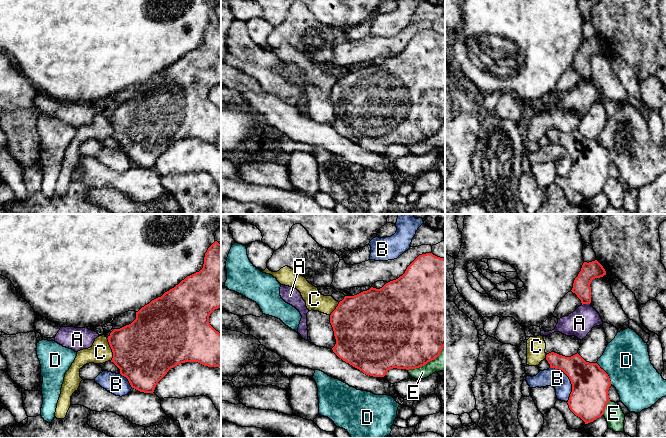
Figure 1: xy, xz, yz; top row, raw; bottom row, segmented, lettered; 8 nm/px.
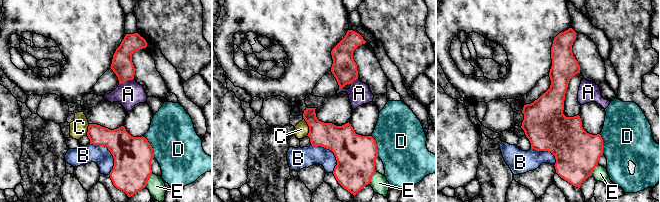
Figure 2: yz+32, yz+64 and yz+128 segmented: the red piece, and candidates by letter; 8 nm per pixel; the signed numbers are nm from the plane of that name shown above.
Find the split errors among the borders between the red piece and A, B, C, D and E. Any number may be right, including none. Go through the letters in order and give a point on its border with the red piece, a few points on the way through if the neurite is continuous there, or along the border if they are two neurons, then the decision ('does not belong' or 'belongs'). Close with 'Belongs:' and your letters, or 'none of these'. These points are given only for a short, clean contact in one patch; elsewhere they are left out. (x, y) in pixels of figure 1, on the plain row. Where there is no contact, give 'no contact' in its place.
A: yz (585, 79) | along yz (589, 79), (582, 81) | does not belong
B: yz (570, 156) | does not belong
C: xy (111, 124) | along xy (106, 114), (112, 128), (111, 136) | does not belong
D: yz (607, 150) | does not belong
E: xz (427, 138) | does not belong
Belongs: none of these

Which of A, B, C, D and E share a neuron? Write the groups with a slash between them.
A / B / C / D / E

